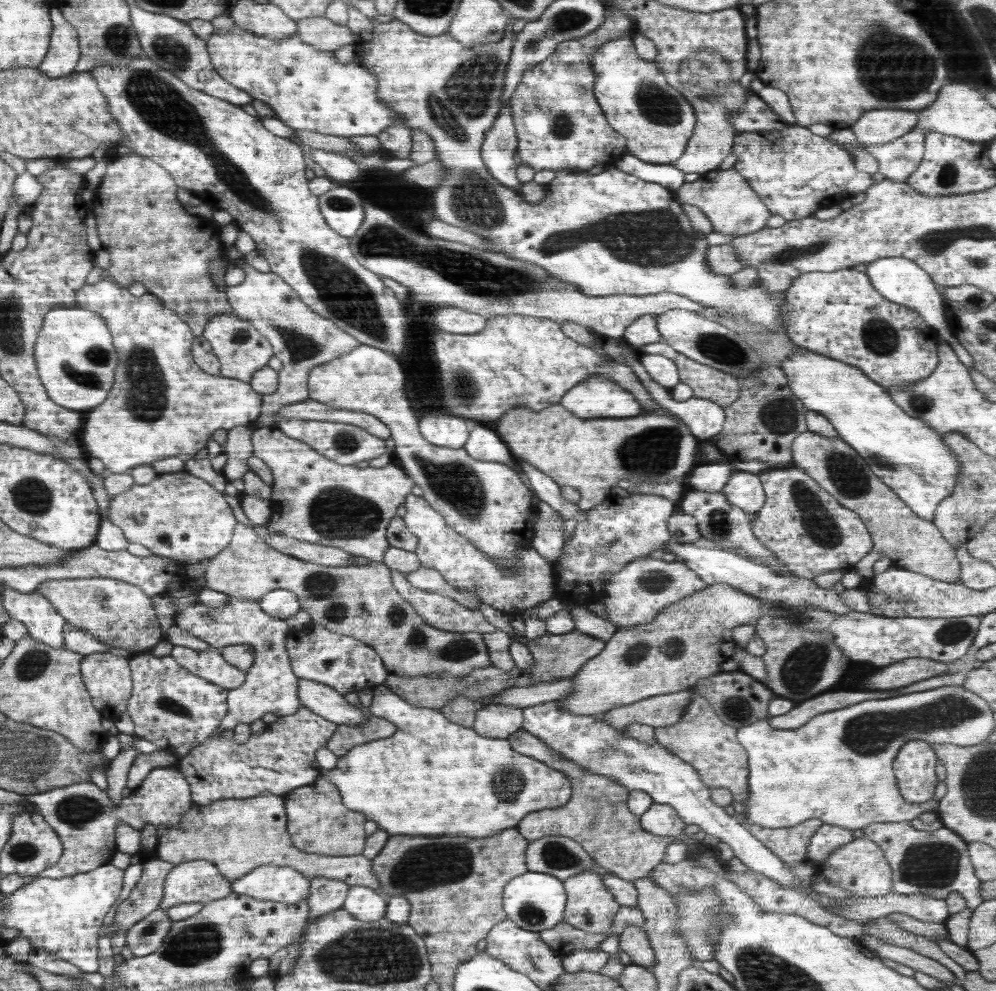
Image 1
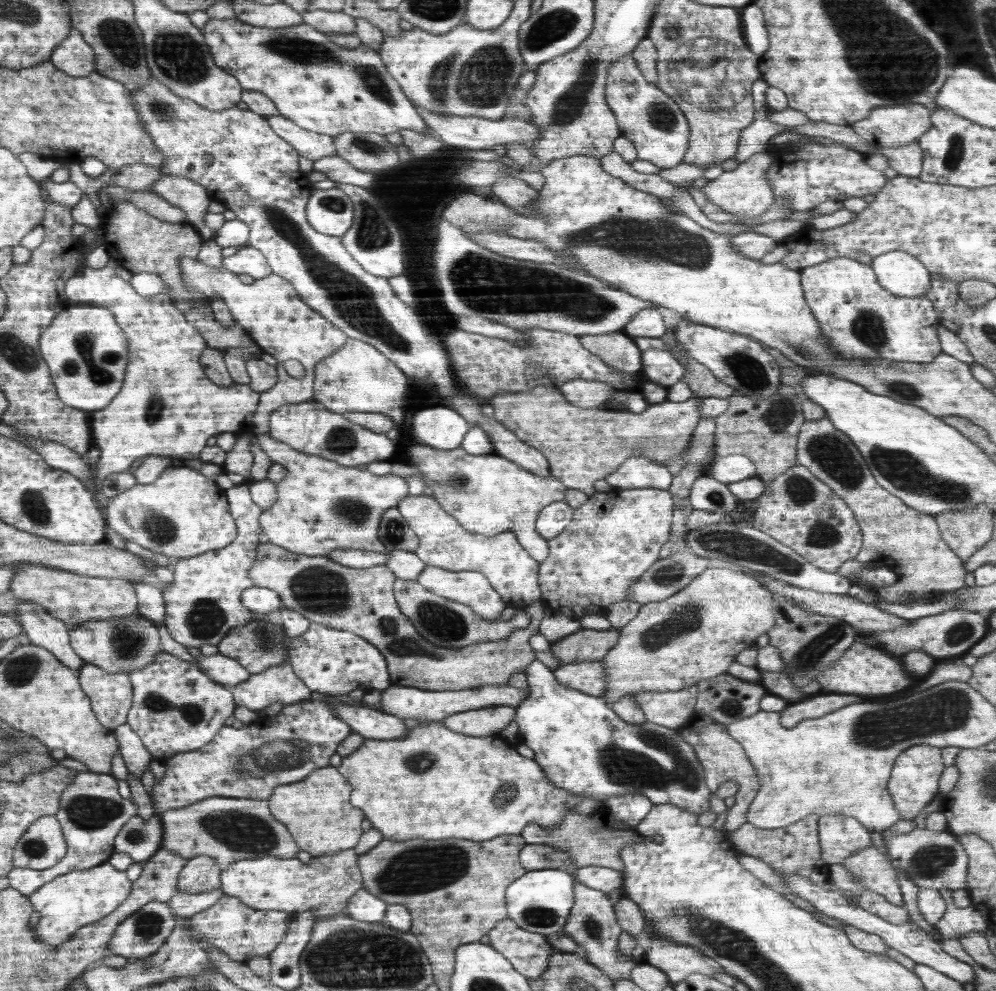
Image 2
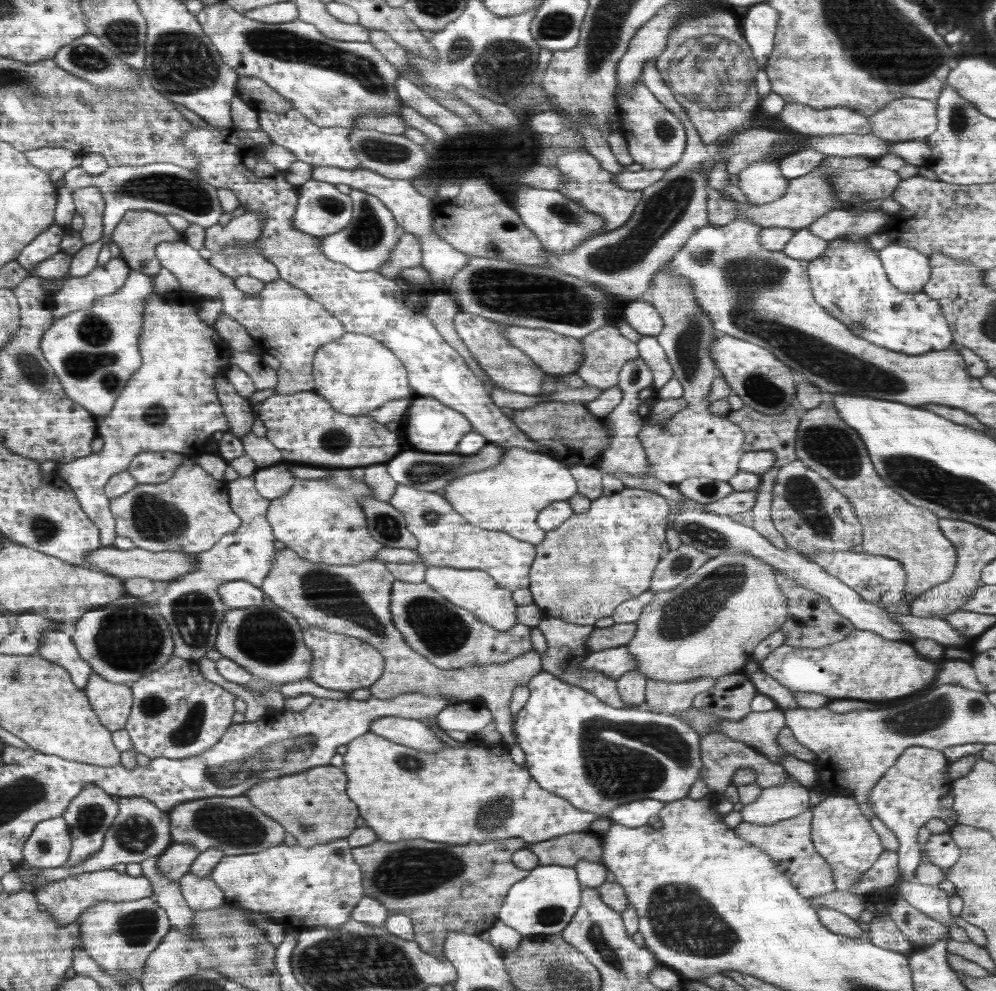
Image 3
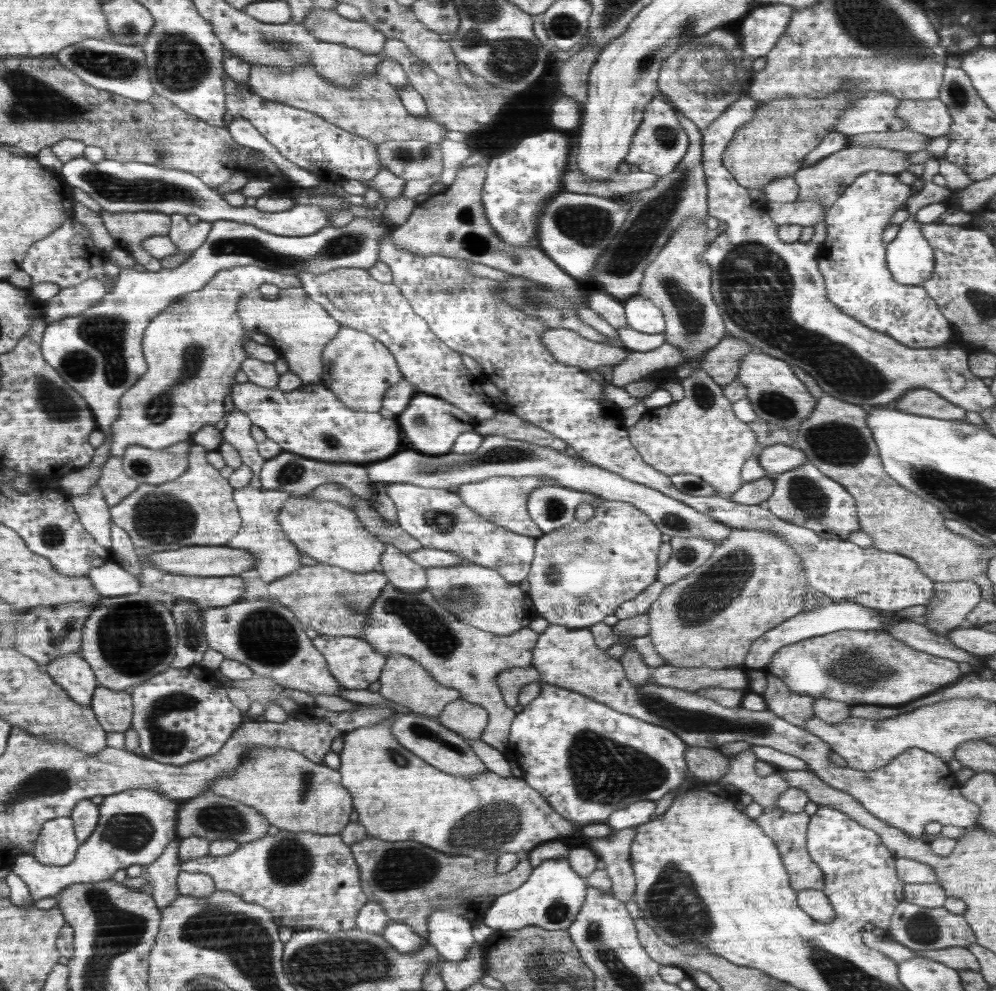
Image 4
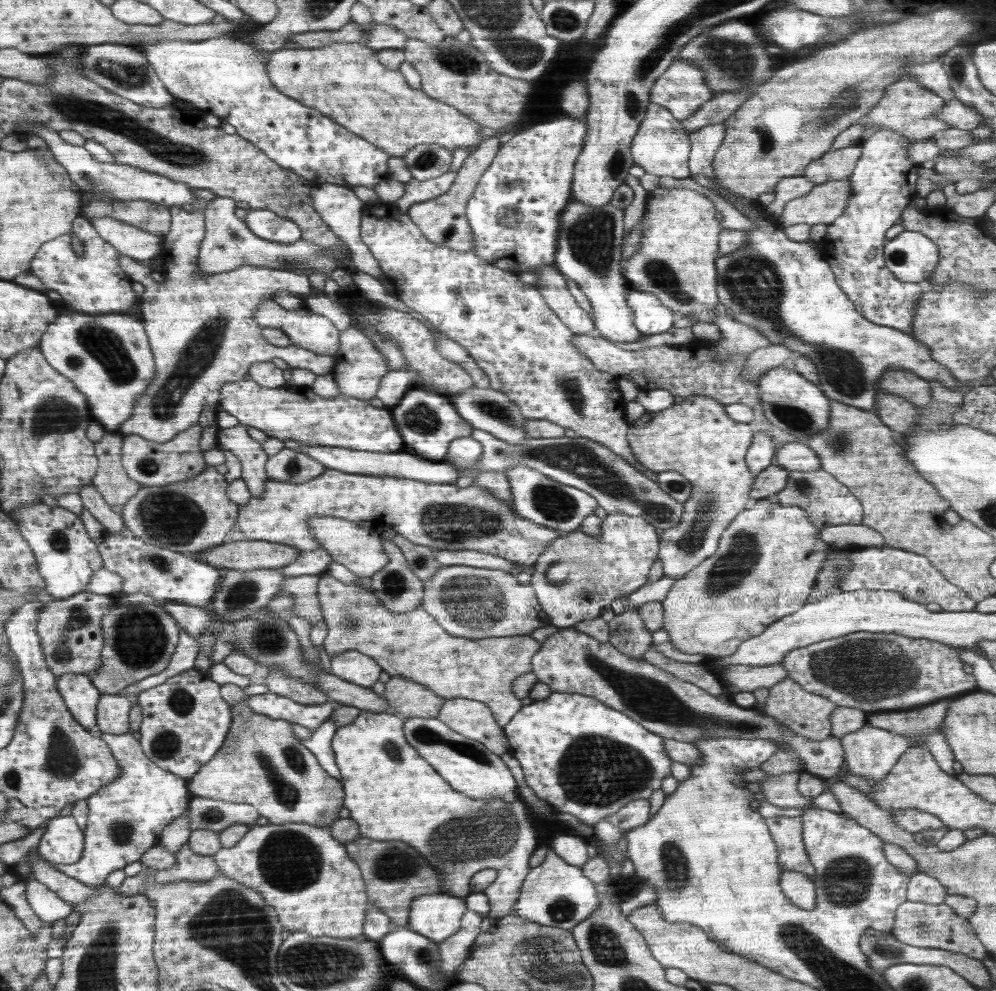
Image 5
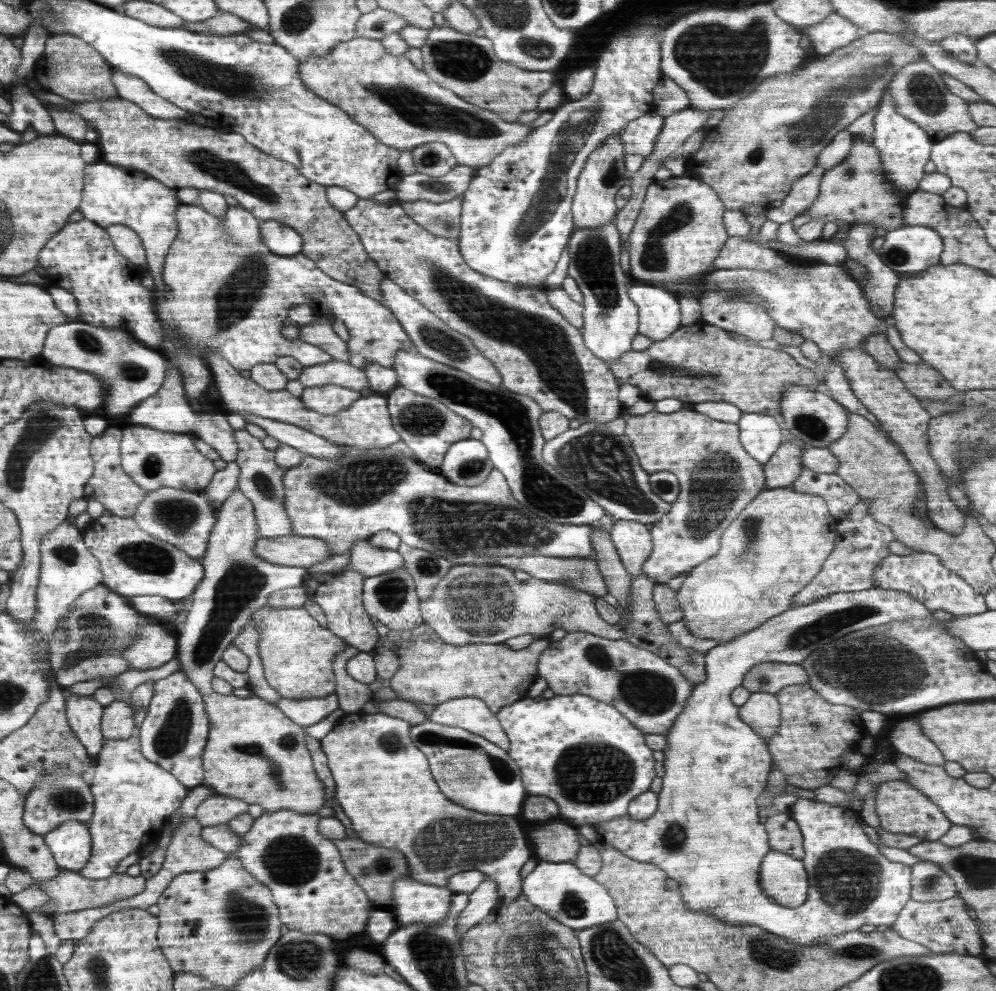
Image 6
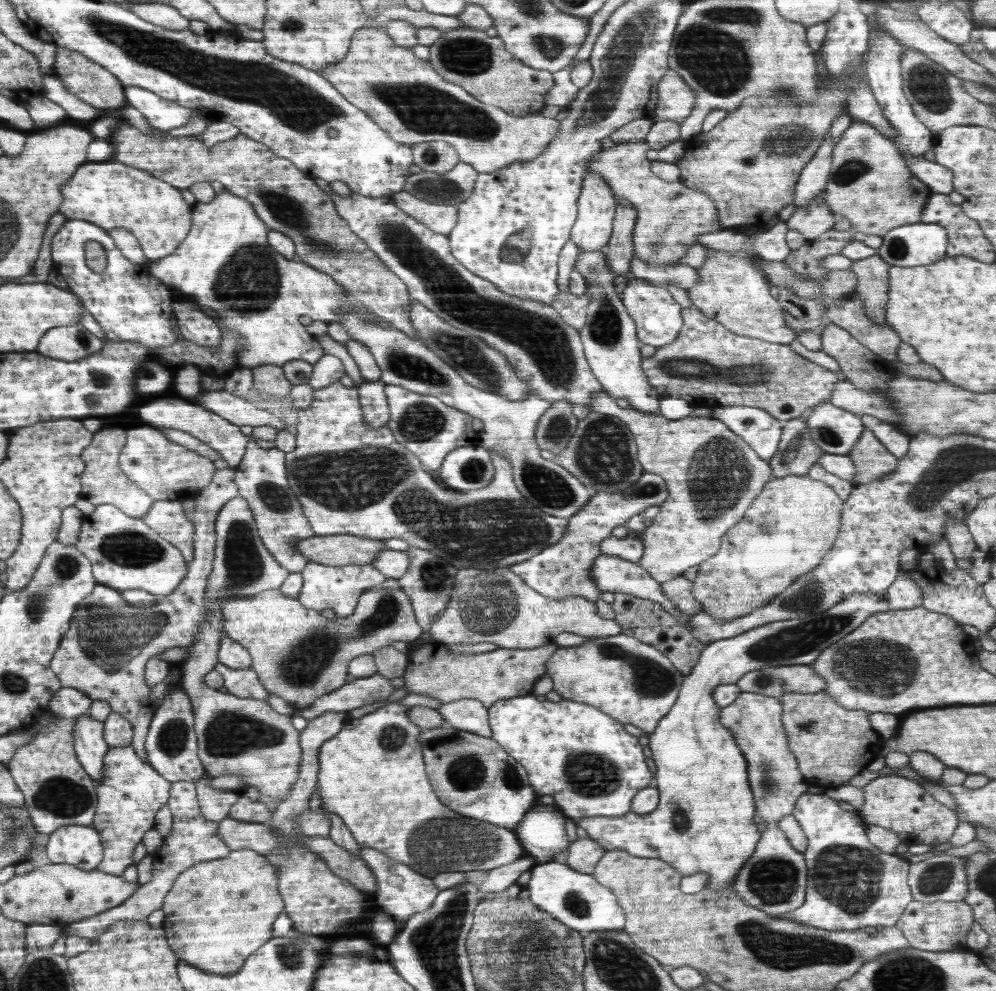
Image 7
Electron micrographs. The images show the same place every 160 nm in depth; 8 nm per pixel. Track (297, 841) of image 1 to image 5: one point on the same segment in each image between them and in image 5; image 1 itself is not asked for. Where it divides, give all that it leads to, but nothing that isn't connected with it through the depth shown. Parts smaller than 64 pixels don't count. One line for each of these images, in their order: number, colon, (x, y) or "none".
2: (317, 813)
3: (313, 807)
4: (296, 795)
5: (263, 764)

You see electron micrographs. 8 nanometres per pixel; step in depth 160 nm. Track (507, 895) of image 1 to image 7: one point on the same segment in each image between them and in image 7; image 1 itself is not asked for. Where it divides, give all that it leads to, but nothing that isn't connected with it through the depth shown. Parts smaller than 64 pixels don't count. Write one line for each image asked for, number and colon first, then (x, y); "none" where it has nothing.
2: (539, 901)
3: (543, 903)
4: (553, 894)
5: (556, 894)
6: (559, 889)
7: (577, 899)

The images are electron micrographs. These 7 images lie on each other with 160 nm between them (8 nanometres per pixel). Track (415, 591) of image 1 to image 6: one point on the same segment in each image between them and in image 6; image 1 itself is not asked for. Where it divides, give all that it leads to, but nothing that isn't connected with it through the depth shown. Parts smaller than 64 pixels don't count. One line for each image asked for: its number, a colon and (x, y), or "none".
2: (442, 622)
3: (450, 637)
4: (455, 654)
5: (412, 645)
6: (432, 671)

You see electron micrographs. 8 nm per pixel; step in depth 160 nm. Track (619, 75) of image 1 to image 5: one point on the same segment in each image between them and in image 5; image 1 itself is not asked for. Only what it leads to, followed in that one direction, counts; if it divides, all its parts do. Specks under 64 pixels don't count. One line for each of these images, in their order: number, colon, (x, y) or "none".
2: (647, 116)
3: (656, 138)
4: (659, 144)
5: (661, 146)

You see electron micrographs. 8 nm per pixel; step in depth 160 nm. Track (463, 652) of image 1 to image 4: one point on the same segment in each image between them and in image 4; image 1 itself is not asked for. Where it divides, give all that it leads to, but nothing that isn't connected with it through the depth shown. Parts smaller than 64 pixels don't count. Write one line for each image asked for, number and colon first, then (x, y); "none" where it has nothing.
2: (361, 600)
3: (354, 600)
4: (333, 601)

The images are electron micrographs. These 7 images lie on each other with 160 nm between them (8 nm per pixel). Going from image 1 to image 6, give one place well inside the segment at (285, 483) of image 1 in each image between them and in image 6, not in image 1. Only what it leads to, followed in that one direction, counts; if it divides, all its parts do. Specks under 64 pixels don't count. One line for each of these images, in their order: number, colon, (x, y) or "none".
2: (321, 506)
3: (321, 520)
4: (330, 533)
5: (361, 550)
6: (370, 561)

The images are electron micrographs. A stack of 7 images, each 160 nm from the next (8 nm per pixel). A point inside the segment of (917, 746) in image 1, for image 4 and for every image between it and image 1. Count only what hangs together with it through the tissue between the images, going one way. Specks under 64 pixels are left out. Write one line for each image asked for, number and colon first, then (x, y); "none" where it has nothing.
2: (915, 775)
3: (907, 797)
4: (916, 788)

